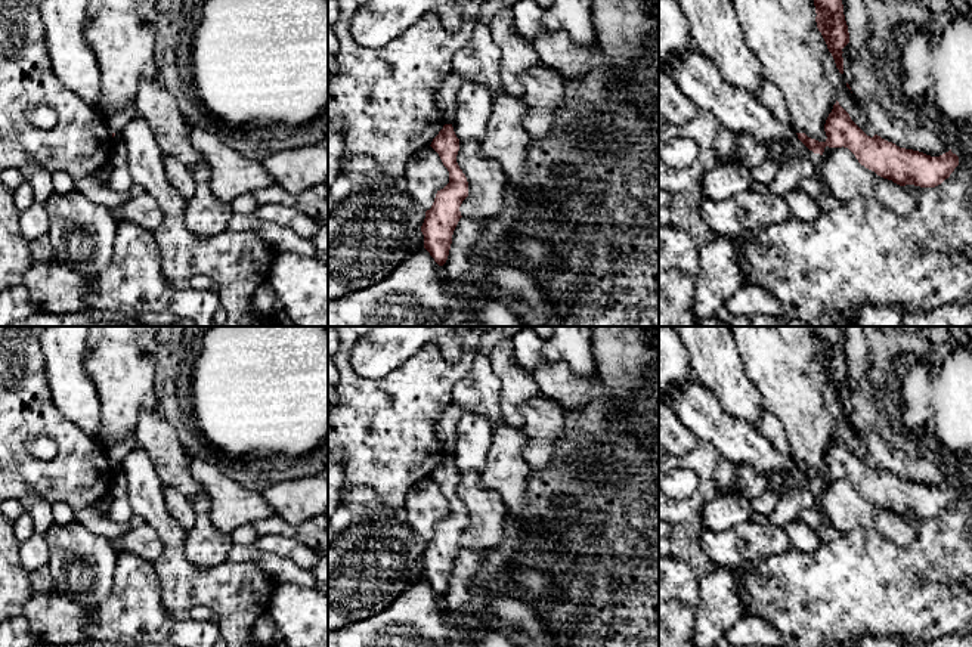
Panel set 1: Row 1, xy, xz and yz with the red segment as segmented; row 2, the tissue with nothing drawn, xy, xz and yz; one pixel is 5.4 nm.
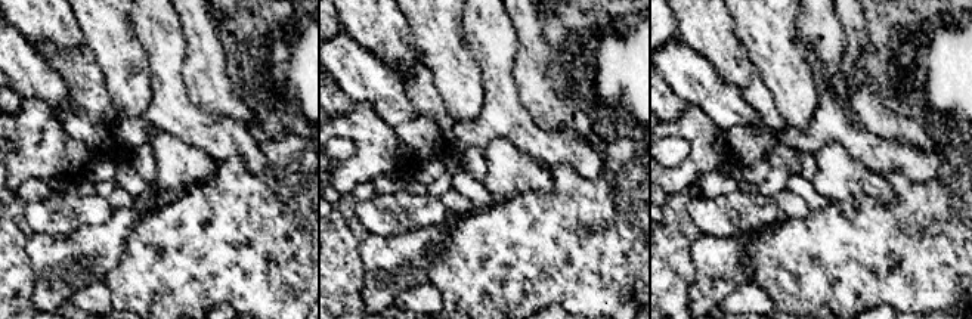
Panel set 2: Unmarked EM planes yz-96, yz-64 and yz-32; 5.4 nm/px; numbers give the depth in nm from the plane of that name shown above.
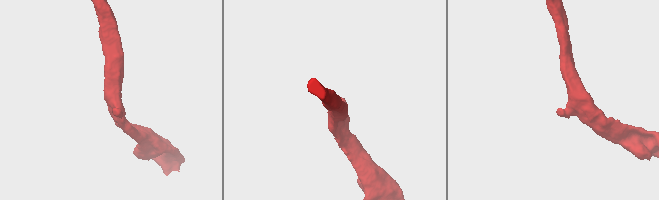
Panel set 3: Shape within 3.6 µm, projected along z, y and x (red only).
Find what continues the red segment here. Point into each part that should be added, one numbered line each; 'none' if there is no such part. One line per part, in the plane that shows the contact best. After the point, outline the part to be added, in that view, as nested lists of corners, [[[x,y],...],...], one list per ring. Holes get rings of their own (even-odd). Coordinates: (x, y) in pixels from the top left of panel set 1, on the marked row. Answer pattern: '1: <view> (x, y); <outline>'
none

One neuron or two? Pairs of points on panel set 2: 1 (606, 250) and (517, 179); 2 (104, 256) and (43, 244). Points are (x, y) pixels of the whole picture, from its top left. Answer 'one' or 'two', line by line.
1: two
2: one

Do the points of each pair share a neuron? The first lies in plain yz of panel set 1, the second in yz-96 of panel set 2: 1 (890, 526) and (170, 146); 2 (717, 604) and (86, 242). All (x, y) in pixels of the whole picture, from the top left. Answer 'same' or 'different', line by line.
1: same
2: same

